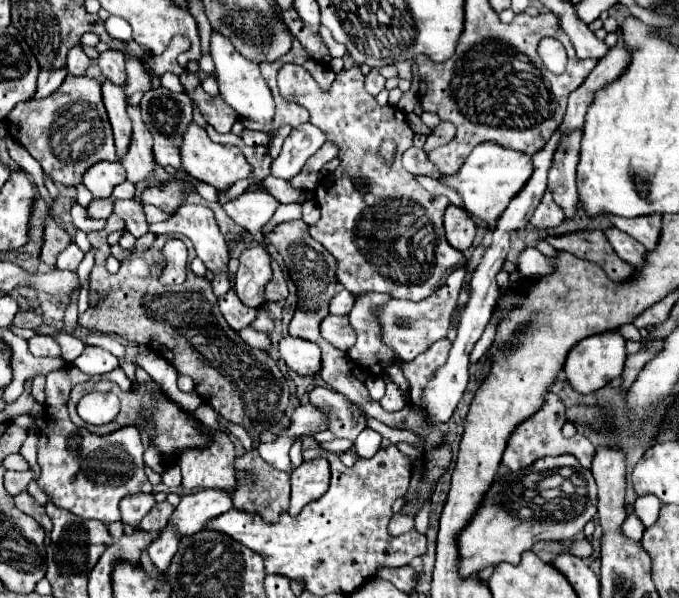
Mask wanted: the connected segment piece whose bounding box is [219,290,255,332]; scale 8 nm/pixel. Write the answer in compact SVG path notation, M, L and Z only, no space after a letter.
M229 290L225 296L219 298L219 306L221 306L221 312L227 320L227 324L239 332L241 328L249 326L249 322L253 322L253 310L249 306L245 306L239 296L235 294L235 290Z

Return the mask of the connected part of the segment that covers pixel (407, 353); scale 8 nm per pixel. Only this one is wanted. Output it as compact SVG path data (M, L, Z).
M459 266L459 268L453 270L453 274L449 274L447 282L443 286L439 286L425 300L419 300L419 302L391 300L389 304L385 304L385 308L381 310L383 338L385 338L385 342L389 342L393 346L393 350L397 350L397 354L403 360L413 360L417 354L425 352L437 340L447 338L449 318L451 318L451 314L453 314L453 310L457 306L457 298L459 298L461 284L463 284L465 276L467 276L467 268Z

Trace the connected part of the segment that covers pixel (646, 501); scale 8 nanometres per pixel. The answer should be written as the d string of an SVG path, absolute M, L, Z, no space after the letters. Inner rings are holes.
M643 494L635 500L635 514L641 518L645 526L651 526L657 520L661 508L661 500L655 494Z

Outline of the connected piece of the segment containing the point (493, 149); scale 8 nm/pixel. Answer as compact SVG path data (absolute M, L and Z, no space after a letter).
M483 142L481 146L473 148L473 152L467 156L457 174L441 176L439 182L459 194L459 198L463 200L463 208L467 212L471 212L475 218L487 224L493 224L507 208L513 194L517 194L517 190L521 190L521 186L529 180L529 174L531 166L527 154L517 154L493 142Z

